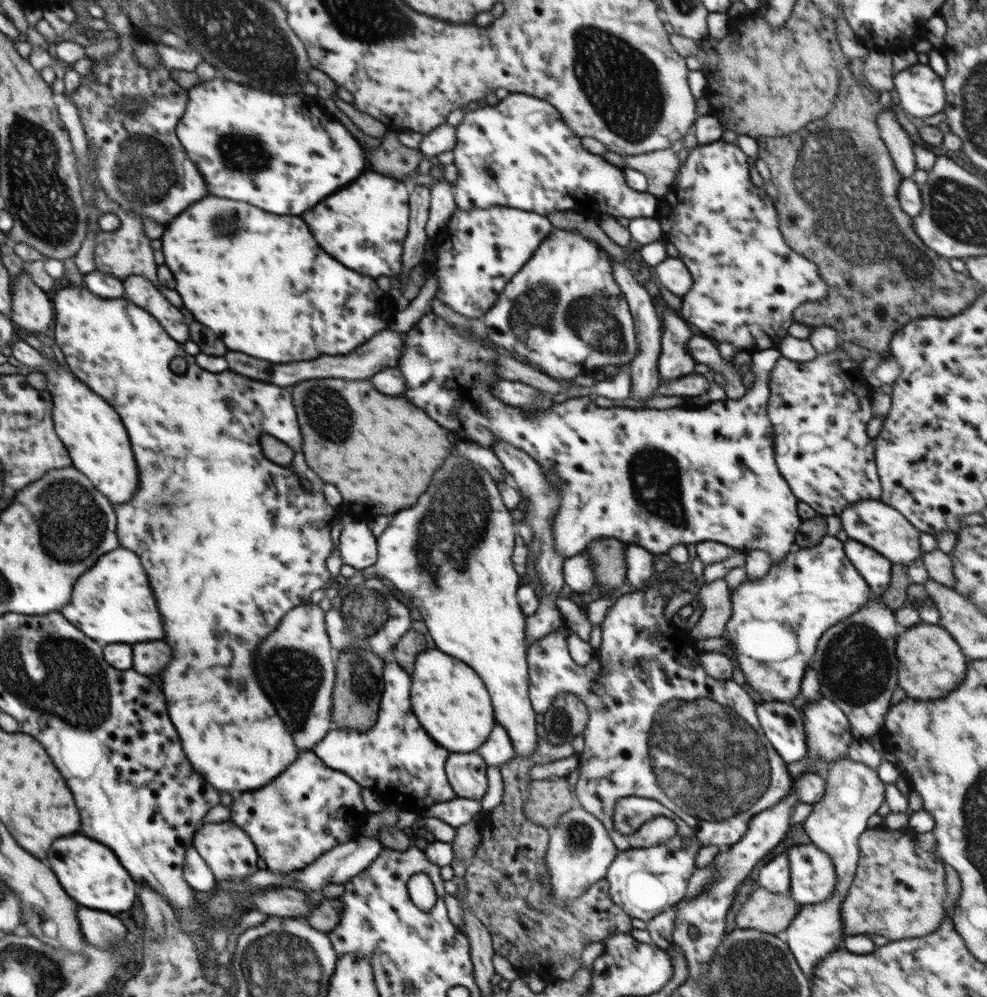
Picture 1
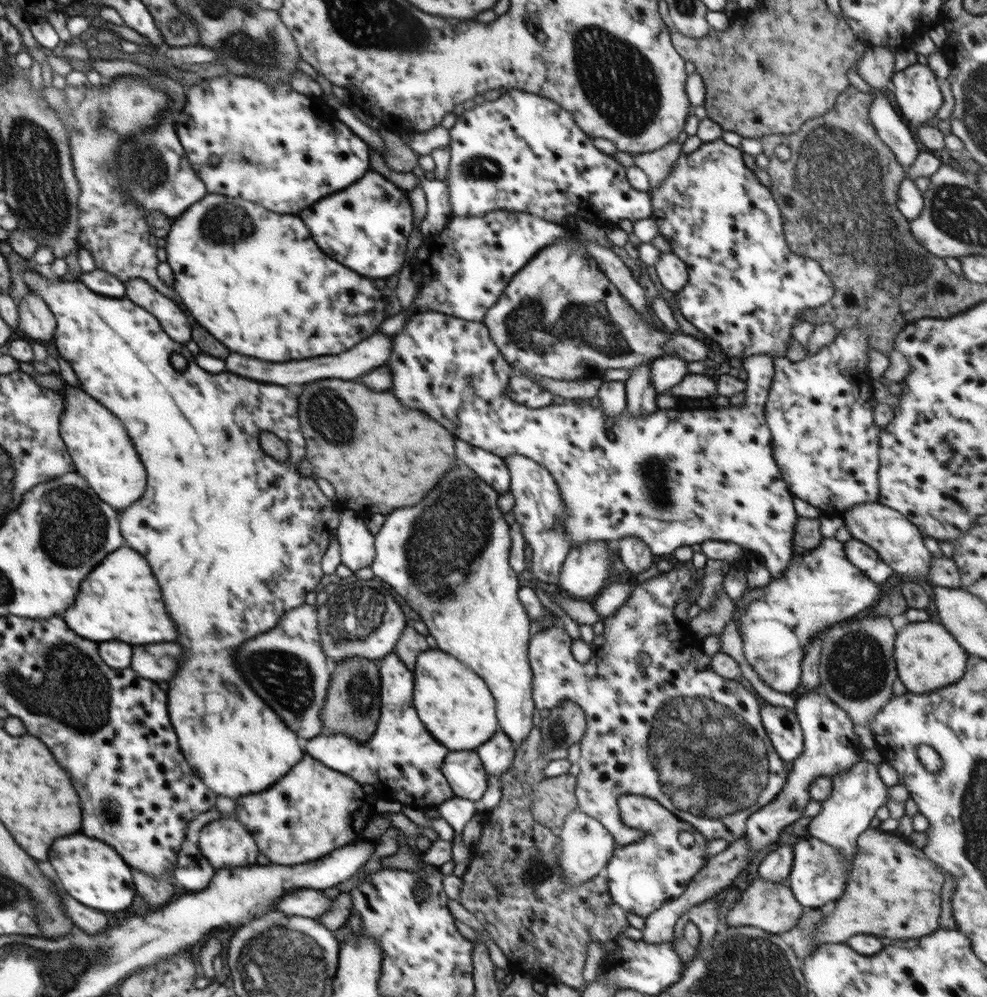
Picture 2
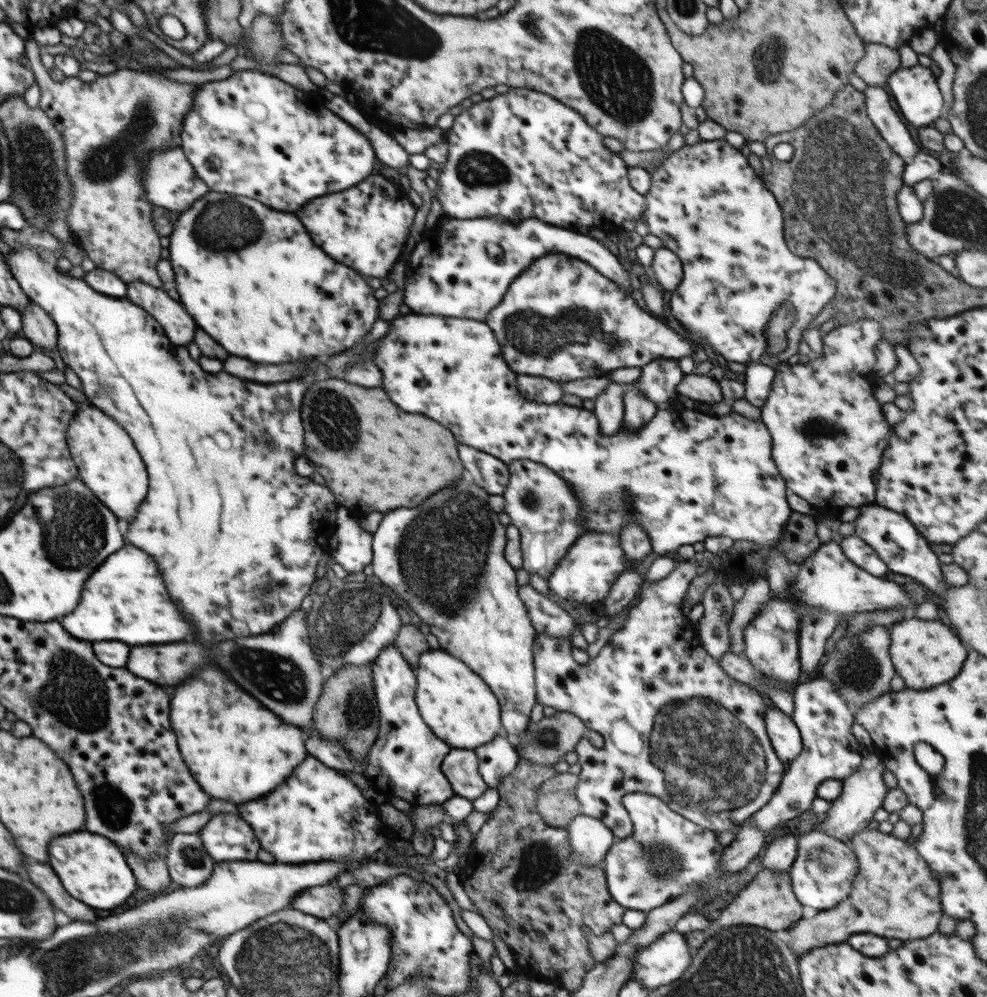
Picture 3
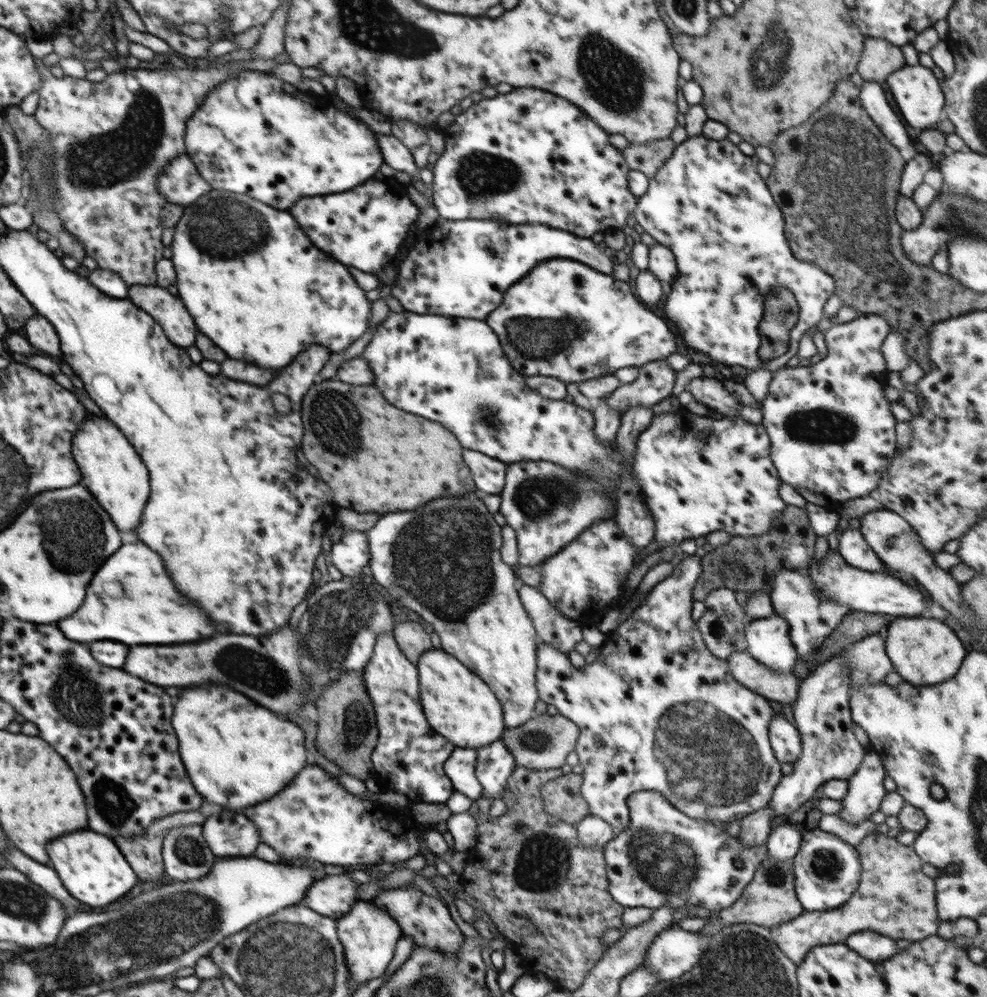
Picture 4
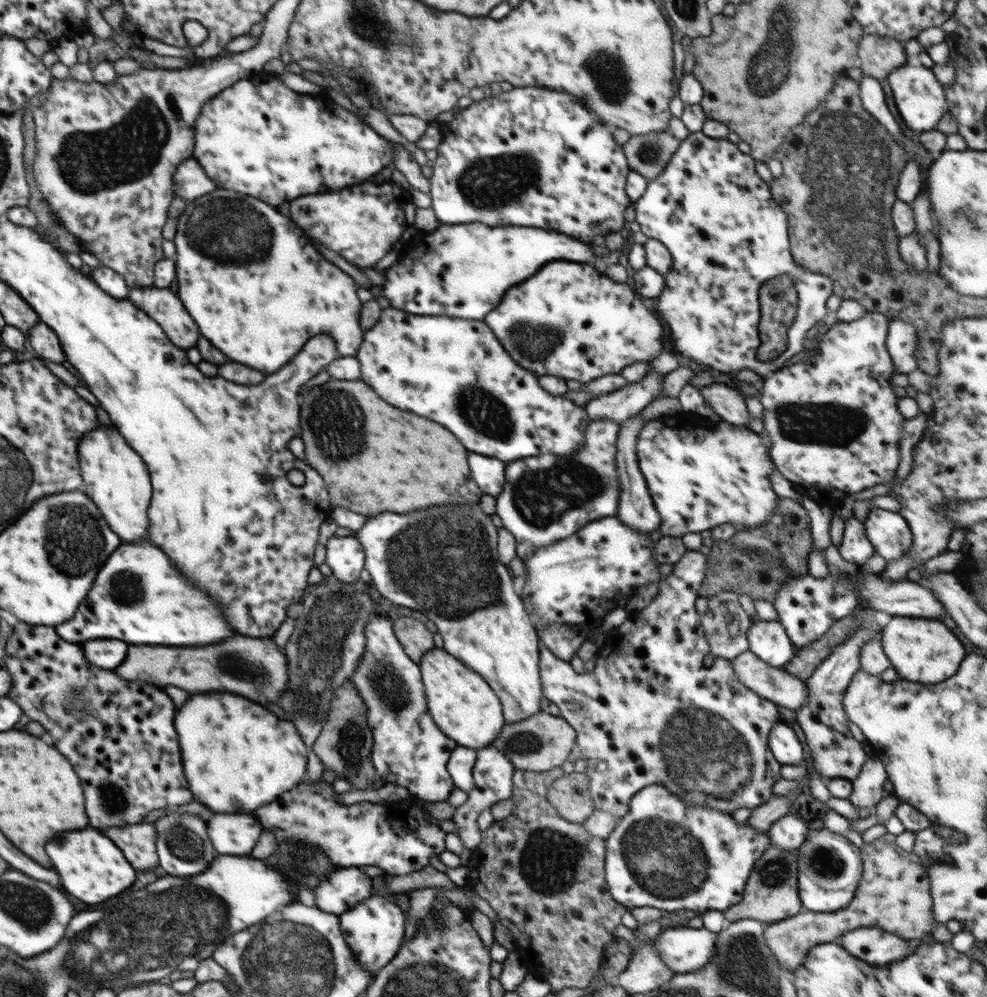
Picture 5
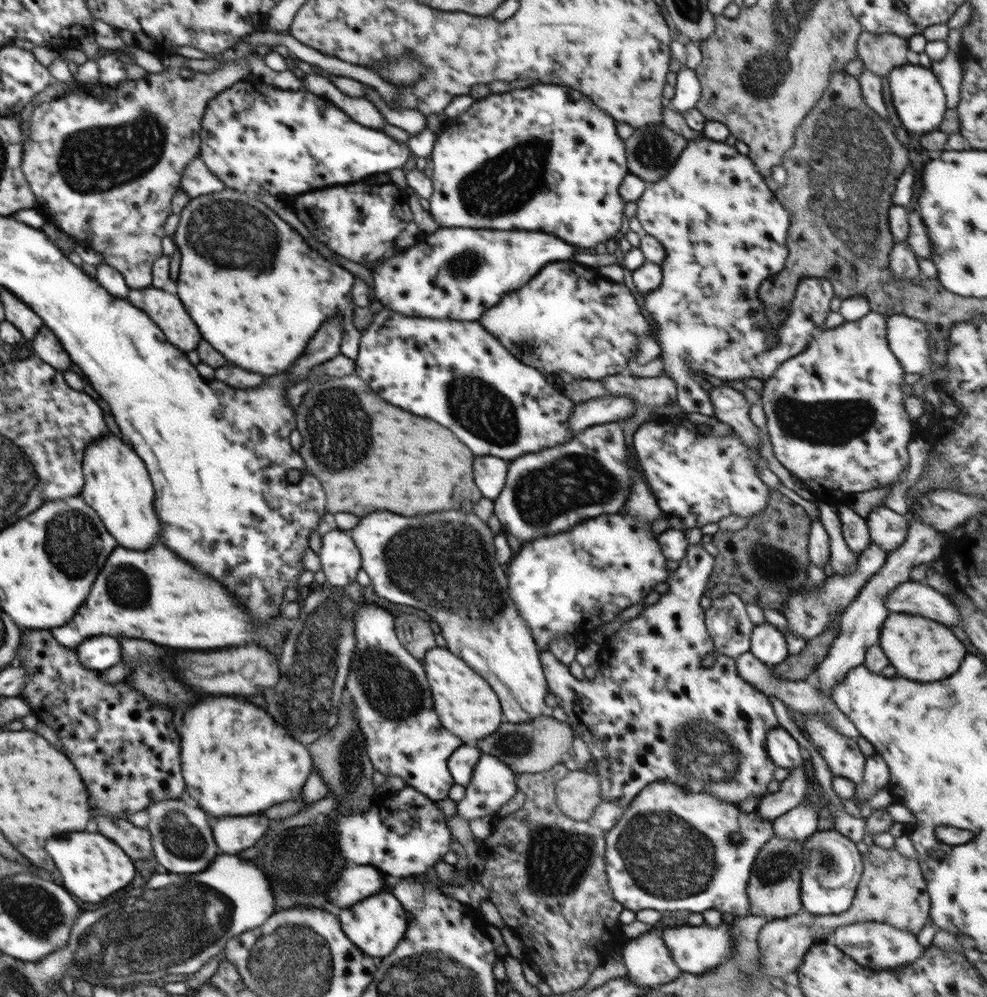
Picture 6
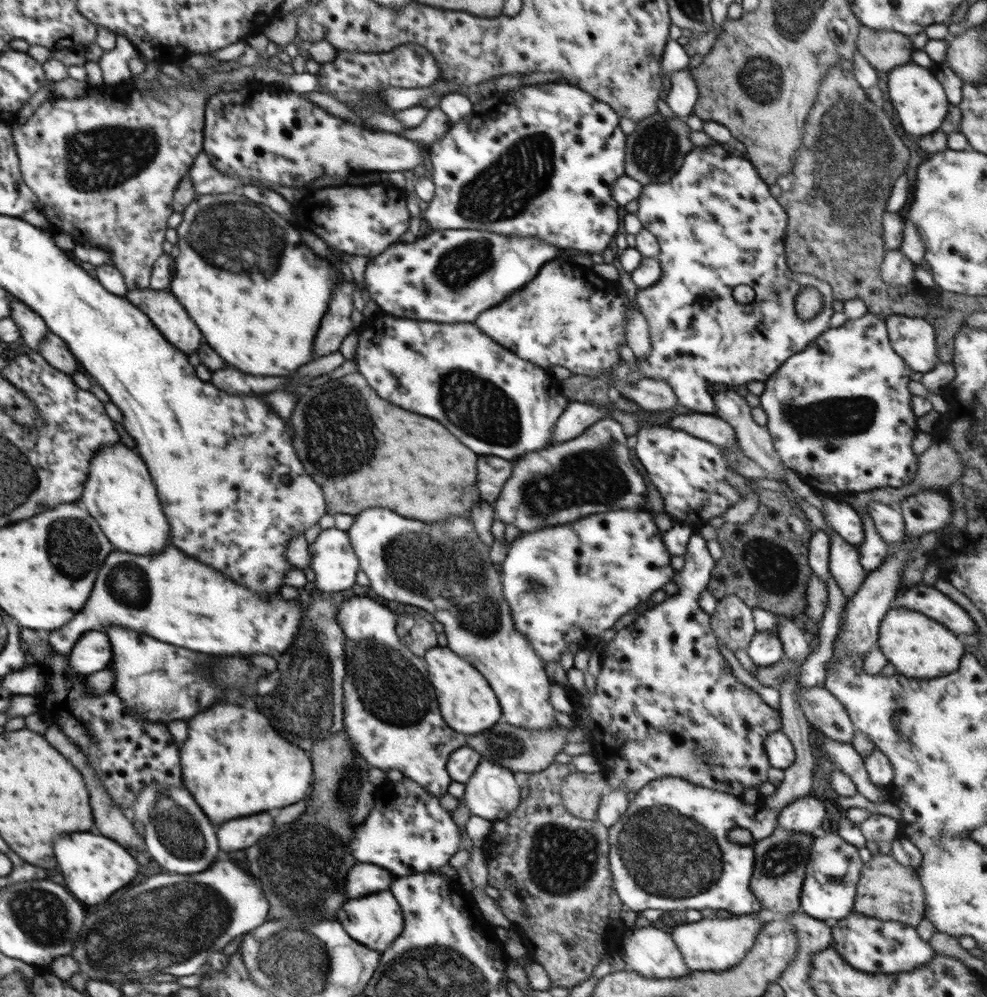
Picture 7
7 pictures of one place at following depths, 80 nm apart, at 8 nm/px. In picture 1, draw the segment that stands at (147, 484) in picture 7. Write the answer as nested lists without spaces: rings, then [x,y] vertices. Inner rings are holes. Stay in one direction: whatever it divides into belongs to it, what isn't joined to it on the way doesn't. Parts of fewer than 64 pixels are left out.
[[[54,361],[51,367],[44,369],[42,373],[46,377],[46,388],[53,396],[52,418],[55,431],[69,452],[73,466],[84,474],[84,477],[90,478],[90,482],[94,484],[96,490],[100,490],[100,494],[106,496],[114,506],[120,506],[120,504],[132,500],[132,496],[138,490],[140,476],[131,442],[120,415],[99,394],[93,393],[85,382],[82,382],[62,364]]]

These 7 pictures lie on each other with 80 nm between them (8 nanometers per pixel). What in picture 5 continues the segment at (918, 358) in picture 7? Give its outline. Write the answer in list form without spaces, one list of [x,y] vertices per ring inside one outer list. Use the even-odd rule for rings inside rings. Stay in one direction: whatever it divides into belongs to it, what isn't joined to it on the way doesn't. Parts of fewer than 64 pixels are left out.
[[[898,318],[890,319],[885,343],[897,373],[907,375],[918,369],[918,363],[914,356],[916,341],[916,327],[912,322]]]

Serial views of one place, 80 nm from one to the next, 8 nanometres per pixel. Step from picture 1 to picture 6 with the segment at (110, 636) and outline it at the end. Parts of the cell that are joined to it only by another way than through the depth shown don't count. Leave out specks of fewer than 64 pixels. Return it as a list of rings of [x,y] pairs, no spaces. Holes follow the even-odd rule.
[[[162,544],[154,545],[150,550],[142,552],[116,548],[108,556],[104,570],[98,574],[92,592],[80,606],[78,614],[82,618],[72,618],[72,622],[51,630],[59,643],[70,649],[76,648],[80,640],[100,634],[142,638],[154,644],[164,644],[172,648],[192,648],[192,650],[220,650],[242,644],[264,646],[264,642],[268,640],[272,640],[274,644],[282,642],[284,636],[290,633],[293,621],[282,612],[280,616],[272,618],[272,622],[268,622],[268,628],[256,628],[248,612],[236,604],[236,600],[220,586],[220,582],[202,576],[196,568],[182,562],[174,552],[170,552],[170,549]],[[148,576],[150,576],[150,604],[146,590]]]

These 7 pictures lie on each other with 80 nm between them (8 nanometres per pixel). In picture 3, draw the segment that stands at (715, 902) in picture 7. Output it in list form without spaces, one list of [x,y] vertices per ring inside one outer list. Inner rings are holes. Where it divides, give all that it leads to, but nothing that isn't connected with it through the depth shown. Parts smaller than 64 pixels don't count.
[[[630,793],[621,801],[633,824],[633,833],[628,838],[615,840],[602,864],[609,893],[625,909],[650,912],[686,893],[689,896],[698,893],[703,902],[715,896],[738,894],[742,886],[763,870],[761,856],[757,855],[744,870],[723,874],[719,860],[726,847],[716,841],[715,832],[686,820],[656,795]]]

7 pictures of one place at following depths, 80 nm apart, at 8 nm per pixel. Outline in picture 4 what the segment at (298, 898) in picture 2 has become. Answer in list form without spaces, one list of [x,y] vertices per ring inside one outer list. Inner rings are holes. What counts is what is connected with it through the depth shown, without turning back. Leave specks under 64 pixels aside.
[[[326,876],[310,886],[306,892],[306,906],[322,916],[342,918],[358,900],[356,888],[358,883],[348,876]]]

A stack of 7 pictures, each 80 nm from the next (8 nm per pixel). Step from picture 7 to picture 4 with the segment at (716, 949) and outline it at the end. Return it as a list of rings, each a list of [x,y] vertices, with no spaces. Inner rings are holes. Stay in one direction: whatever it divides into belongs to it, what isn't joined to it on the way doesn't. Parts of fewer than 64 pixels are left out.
[[[673,926],[663,930],[648,947],[645,954],[644,967],[648,967],[658,981],[674,981],[689,972],[700,962],[701,954],[707,949],[708,936],[701,936],[699,932],[688,932],[682,930],[680,926]]]

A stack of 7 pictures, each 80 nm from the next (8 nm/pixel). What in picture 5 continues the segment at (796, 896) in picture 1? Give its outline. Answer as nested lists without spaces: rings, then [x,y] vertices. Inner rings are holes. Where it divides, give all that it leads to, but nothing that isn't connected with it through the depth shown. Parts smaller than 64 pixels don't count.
[[[824,828],[811,829],[804,844],[799,846],[797,850],[799,851],[797,887],[804,910],[817,913],[835,913],[837,910],[846,908],[854,898],[863,875],[861,849],[845,836]],[[818,864],[822,864],[824,870],[836,870],[832,874],[832,878],[826,878],[822,874],[822,870],[818,868]]]

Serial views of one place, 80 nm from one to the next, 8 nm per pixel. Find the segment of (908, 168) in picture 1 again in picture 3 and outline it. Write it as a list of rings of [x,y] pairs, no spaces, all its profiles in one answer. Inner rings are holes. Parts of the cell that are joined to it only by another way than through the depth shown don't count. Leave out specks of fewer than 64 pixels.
[[[868,86],[864,91],[865,110],[882,138],[892,146],[896,154],[904,160],[912,160],[920,151],[908,126],[902,122],[900,114],[892,108],[888,92],[880,86]]]

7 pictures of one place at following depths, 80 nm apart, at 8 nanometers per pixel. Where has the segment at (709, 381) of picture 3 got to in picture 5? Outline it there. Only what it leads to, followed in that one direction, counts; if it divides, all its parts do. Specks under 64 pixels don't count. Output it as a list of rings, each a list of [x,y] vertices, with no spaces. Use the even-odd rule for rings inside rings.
[[[714,381],[708,386],[699,388],[700,394],[714,413],[719,414],[722,421],[748,427],[750,415],[744,397],[734,387]]]

